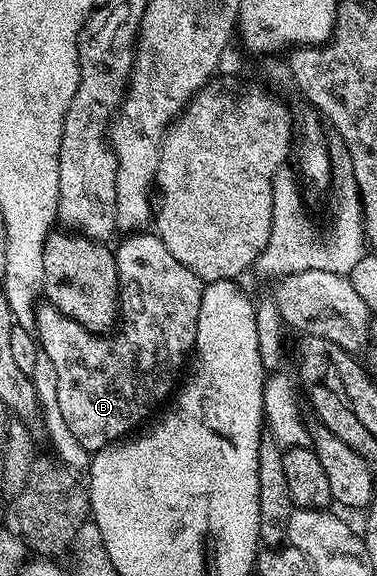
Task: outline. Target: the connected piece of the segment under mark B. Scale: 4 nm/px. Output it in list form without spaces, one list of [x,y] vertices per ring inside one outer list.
[[[129,232],[122,238],[125,239],[115,246],[121,289],[119,325],[116,329],[106,335],[93,334],[83,328],[83,324],[63,316],[63,312],[54,306],[41,304],[35,311],[35,337],[43,356],[51,360],[59,376],[59,412],[63,412],[63,420],[67,420],[67,428],[71,428],[75,440],[79,440],[79,444],[83,444],[83,448],[90,452],[104,450],[106,446],[136,431],[136,426],[165,397],[168,399],[174,393],[178,385],[177,373],[185,357],[188,354],[190,357],[197,344],[199,304],[203,289],[201,279],[191,272],[191,268],[179,264],[171,252],[167,252],[167,244],[163,244],[156,232]]]

